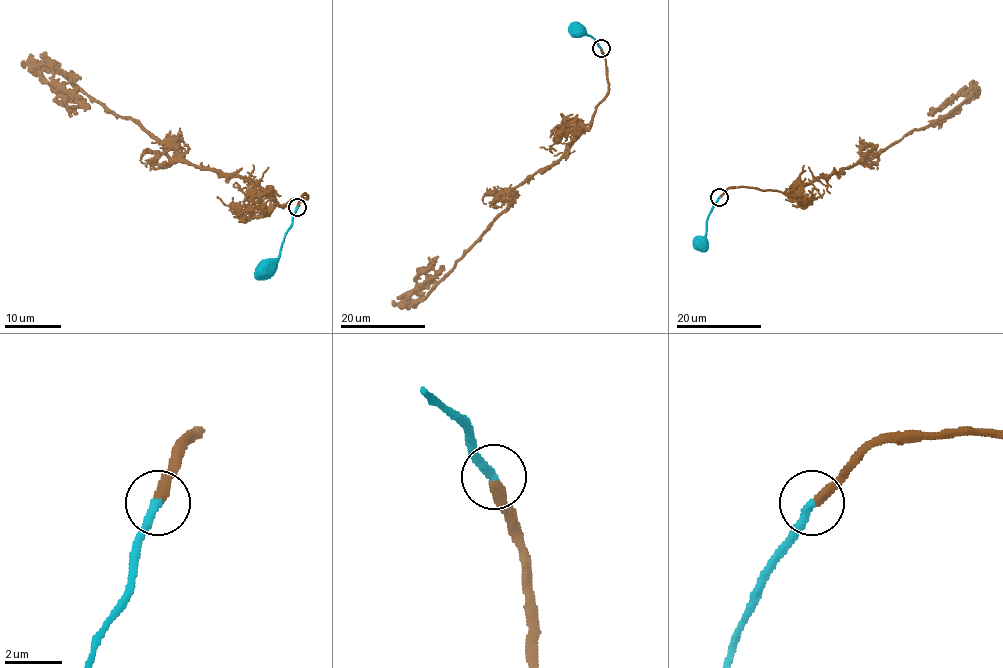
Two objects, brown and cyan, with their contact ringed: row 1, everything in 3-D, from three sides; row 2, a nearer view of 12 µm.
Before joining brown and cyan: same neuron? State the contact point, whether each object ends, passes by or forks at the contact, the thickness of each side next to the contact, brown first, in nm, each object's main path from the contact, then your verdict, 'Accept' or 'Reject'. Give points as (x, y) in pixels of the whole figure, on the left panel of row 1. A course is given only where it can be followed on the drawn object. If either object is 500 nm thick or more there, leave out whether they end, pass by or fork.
Place: (297, 207). At the ring brown ends. At the ring cyan ends. Thickness 360 nm (brown) against 300 nm. Course of brown: (297, 207), (307, 195), (281, 204), (253, 181), (190, 165), (133, 119), (44, 70), (69, 106). Course of cyan: (297, 207), (280, 256), (269, 269). Reject

